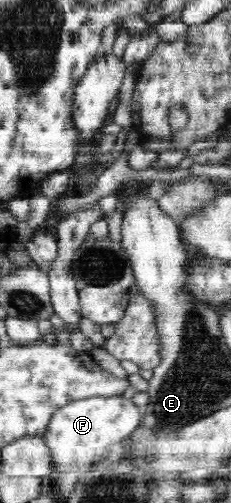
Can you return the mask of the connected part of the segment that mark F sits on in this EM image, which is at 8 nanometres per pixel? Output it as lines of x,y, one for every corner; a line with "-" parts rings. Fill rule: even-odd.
123,396
88,397
71,401
57,409
42,434
46,445
50,448
53,463
78,463
78,465
97,464
102,453
118,441
126,441
127,437
140,425
142,417
138,406
132,399

